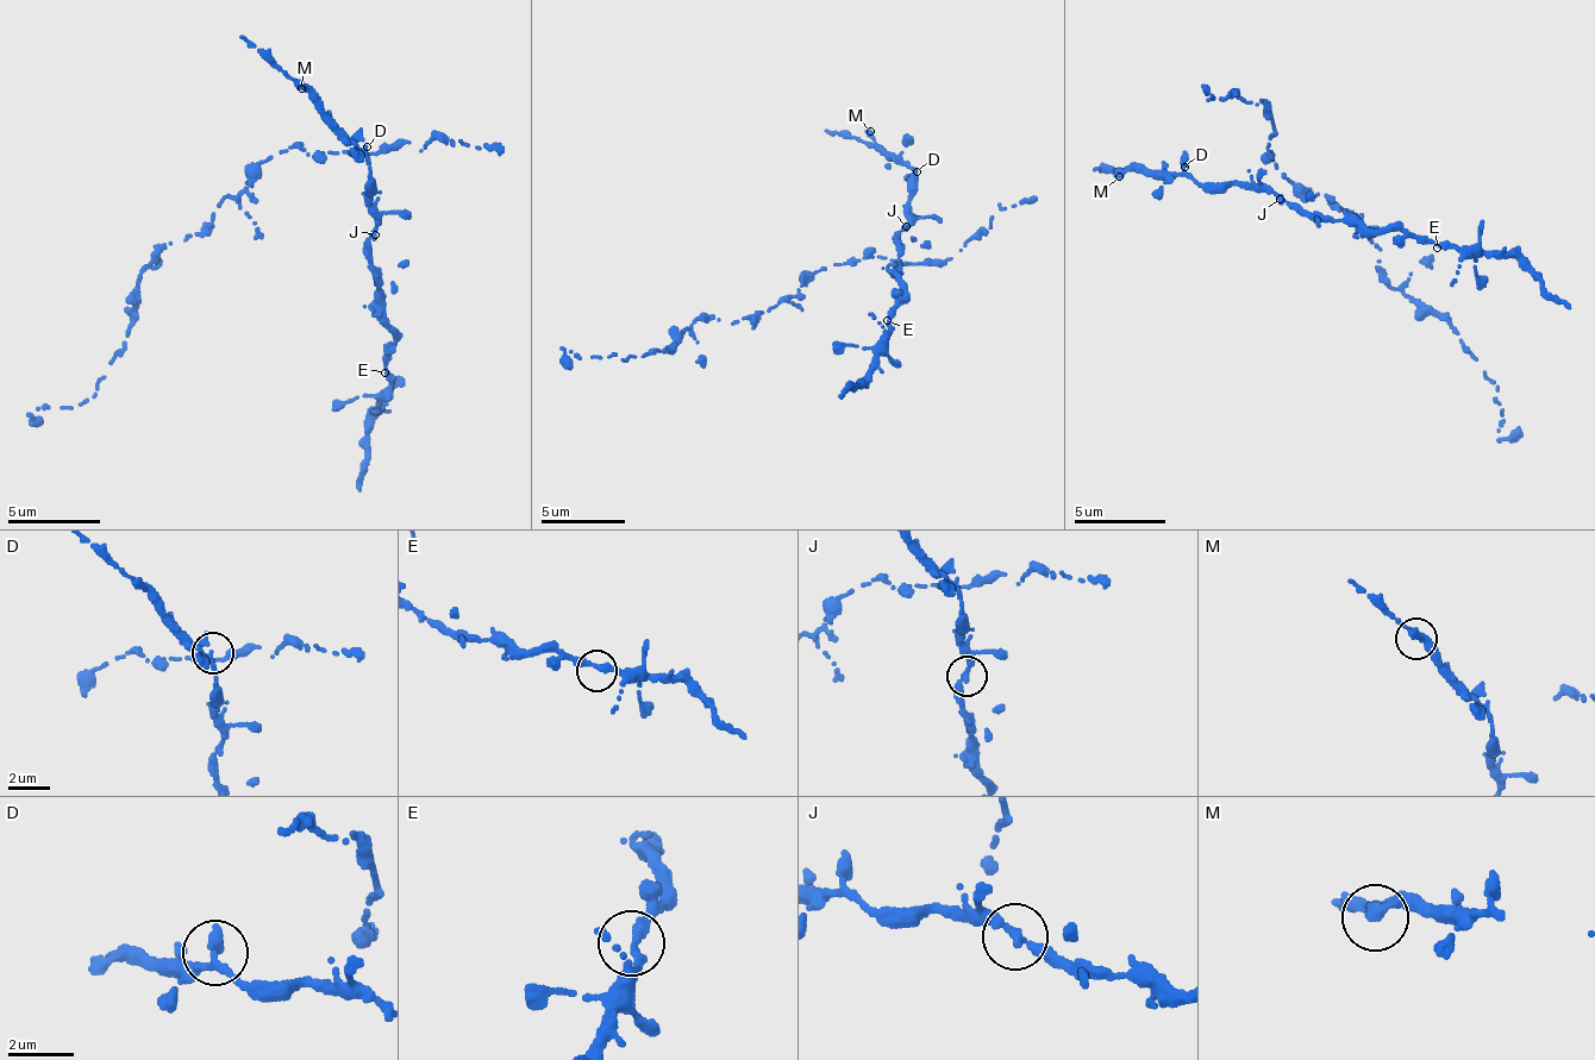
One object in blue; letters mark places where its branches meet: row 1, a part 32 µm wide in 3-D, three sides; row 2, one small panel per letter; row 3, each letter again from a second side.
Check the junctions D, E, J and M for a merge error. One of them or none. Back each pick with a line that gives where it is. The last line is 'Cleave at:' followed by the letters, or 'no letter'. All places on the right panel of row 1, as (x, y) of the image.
Cleave at: no letter

